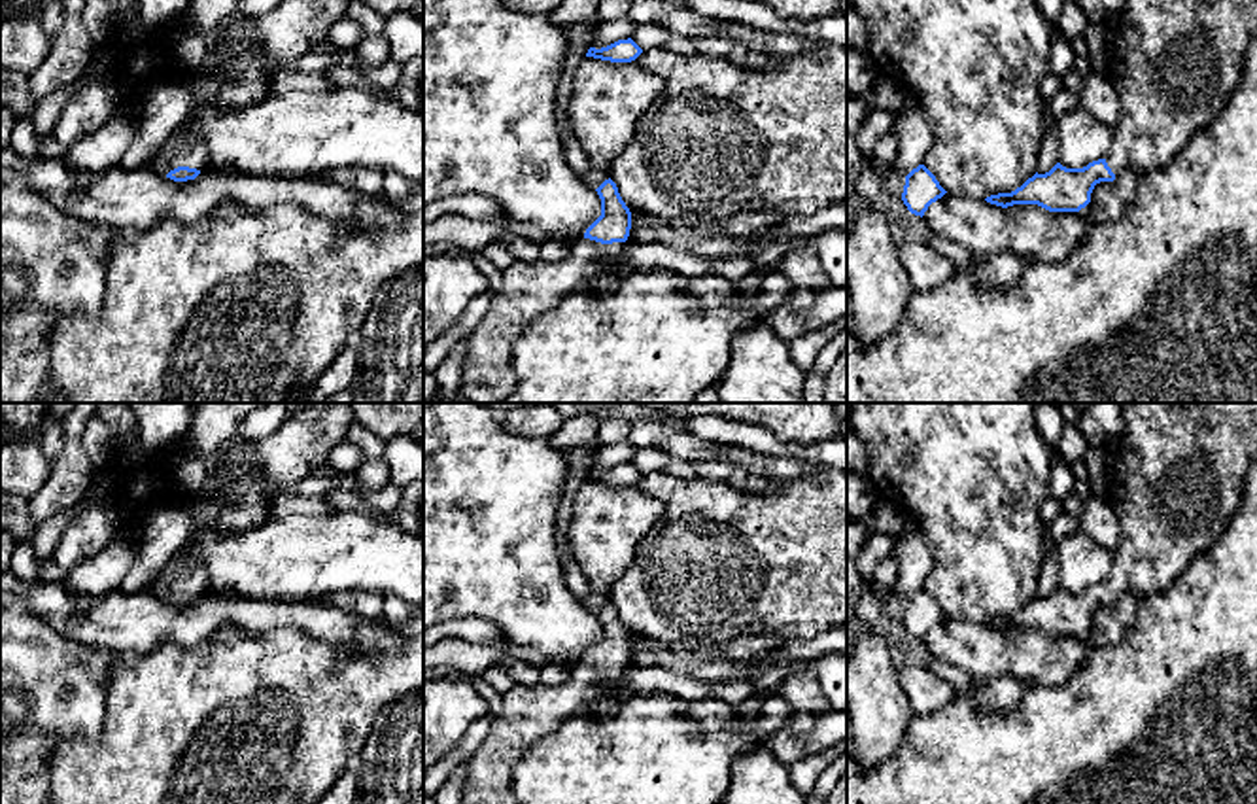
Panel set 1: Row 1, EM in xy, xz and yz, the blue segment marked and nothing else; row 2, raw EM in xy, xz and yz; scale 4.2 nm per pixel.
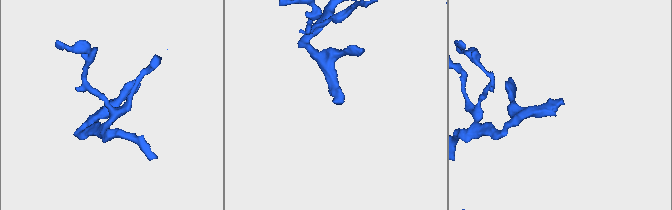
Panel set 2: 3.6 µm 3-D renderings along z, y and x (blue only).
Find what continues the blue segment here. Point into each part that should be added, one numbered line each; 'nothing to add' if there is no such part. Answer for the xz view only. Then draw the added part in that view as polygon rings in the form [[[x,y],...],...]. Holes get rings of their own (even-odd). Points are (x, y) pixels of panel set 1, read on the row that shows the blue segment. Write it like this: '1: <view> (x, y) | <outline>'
1: xz (528, 290) | [[[580,238],[558,263],[516,259],[503,271],[503,286],[471,331],[461,373],[469,403],[505,403],[516,388],[510,350],[522,331],[556,308],[575,288],[611,291],[635,269],[622,261],[626,242]]]

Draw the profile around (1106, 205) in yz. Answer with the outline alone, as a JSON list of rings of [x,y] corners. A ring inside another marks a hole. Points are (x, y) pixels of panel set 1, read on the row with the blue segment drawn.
[[[1100,182],[1091,193],[1087,216],[1093,223],[1110,223],[1119,219],[1127,206],[1113,182]]]

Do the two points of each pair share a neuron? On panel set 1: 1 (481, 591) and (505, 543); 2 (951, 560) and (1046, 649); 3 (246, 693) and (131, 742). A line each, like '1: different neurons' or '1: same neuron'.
1: same neuron
2: different neurons
3: same neuron

